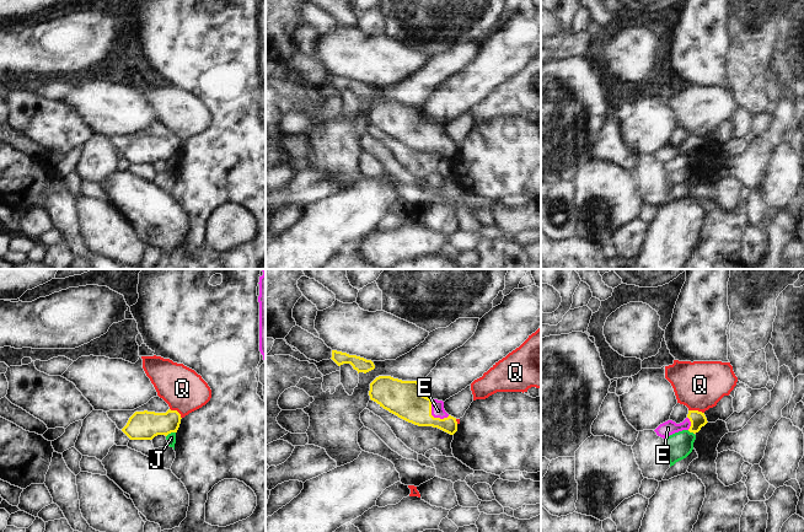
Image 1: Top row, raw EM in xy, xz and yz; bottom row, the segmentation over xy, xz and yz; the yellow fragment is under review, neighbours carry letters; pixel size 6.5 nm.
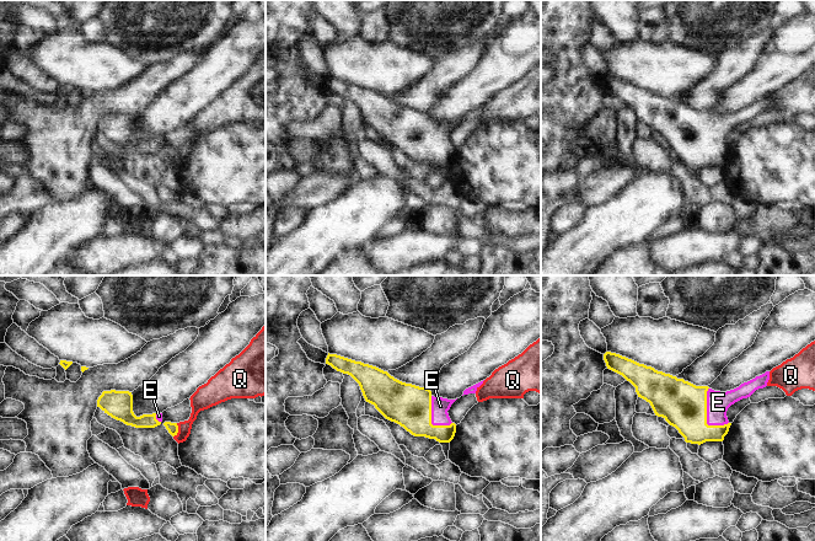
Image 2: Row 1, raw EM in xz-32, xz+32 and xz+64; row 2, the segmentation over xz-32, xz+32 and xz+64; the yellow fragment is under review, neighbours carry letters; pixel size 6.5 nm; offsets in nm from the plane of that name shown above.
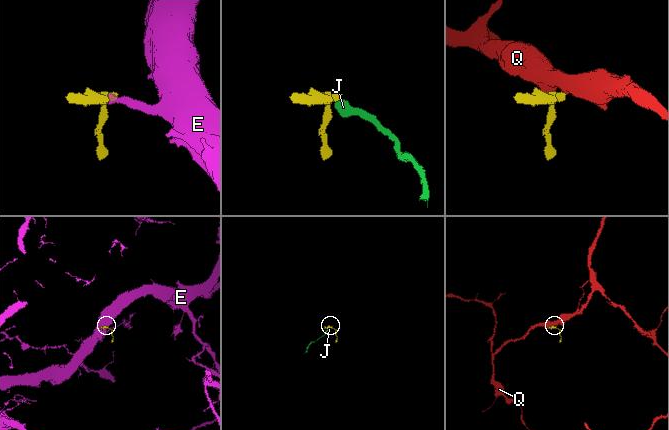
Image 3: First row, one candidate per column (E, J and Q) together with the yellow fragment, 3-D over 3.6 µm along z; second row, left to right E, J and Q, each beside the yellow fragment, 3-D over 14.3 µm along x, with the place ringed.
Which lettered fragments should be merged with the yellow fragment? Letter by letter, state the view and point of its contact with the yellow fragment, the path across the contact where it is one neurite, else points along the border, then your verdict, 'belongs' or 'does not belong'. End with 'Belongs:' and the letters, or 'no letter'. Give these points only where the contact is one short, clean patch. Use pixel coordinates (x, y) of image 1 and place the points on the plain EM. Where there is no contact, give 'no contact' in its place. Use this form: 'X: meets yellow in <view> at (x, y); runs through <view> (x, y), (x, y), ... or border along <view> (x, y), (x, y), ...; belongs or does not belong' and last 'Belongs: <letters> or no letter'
E: meets yellow in xz at (432, 140); runs through xz (403, 123), (414, 133), (432, 140), (438, 135); belongs
J: meets yellow in xy at (170, 157); border along xy (175, 156), (166, 161); does not belong
Q: meets yellow in yz at (696, 135); border along yz (689, 134), (703, 138); does not belong
Belongs: E

